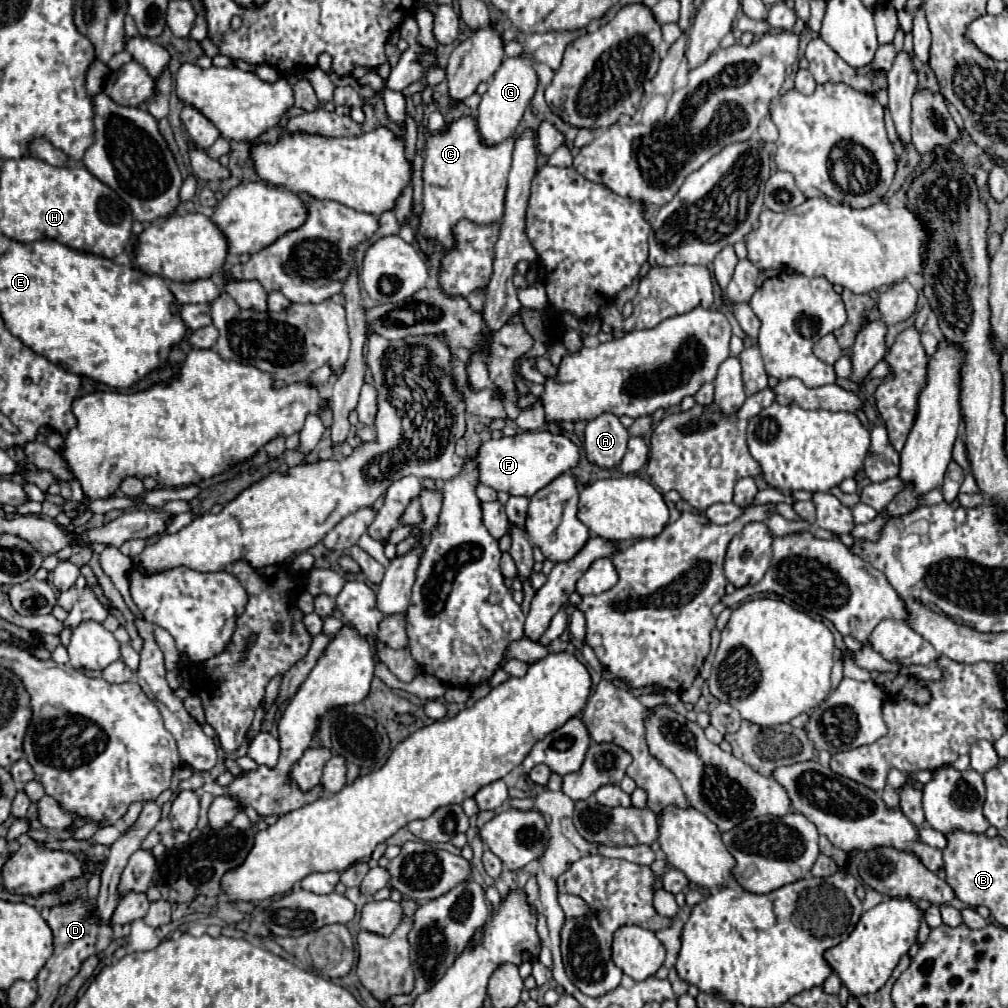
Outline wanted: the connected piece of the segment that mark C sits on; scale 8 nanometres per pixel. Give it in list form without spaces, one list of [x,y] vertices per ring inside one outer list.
[[[475,116],[453,120],[443,134],[431,136],[425,130],[425,164],[423,164],[423,212],[419,216],[421,234],[437,240],[443,250],[453,246],[451,228],[457,220],[469,218],[477,224],[491,224],[503,218],[507,176],[515,148],[515,136],[499,144],[485,144],[477,130]]]

